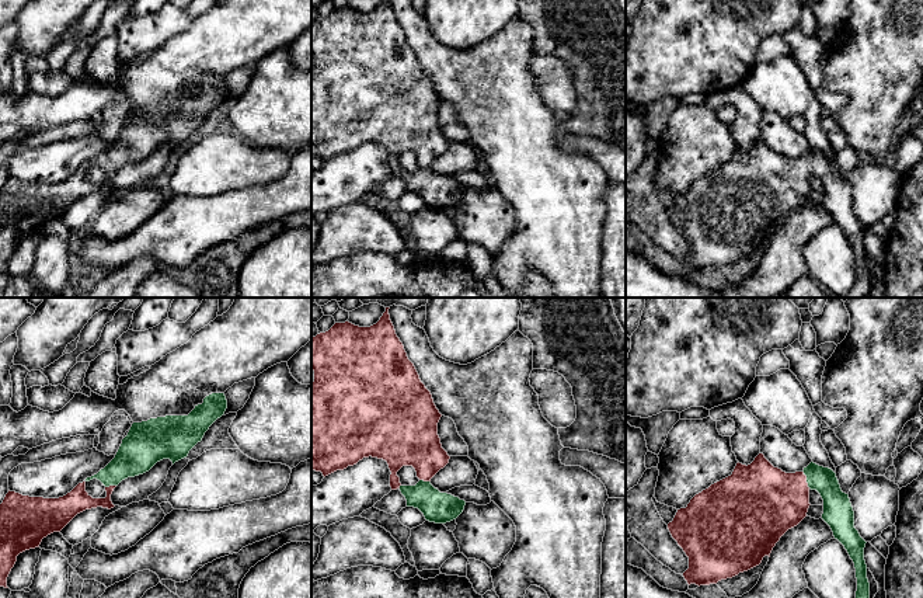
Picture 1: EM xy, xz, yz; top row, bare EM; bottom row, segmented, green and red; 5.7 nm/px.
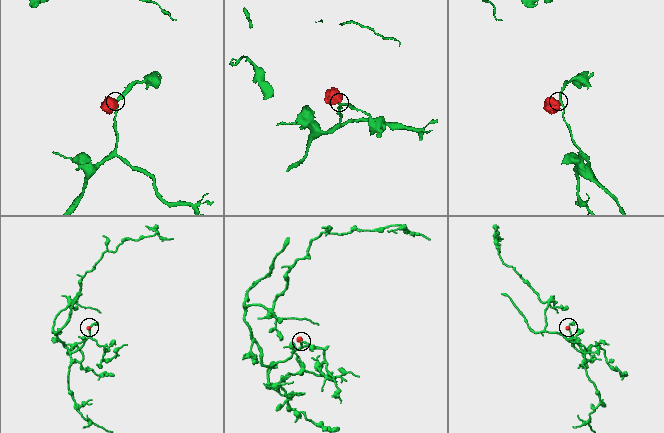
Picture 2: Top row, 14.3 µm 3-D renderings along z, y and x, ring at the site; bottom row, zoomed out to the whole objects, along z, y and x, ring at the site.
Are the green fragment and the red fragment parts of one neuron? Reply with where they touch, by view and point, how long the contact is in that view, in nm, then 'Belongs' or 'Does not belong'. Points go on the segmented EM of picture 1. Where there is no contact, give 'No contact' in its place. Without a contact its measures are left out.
Touches green at yz (807, 479). Shared border 110 nm. Belongs

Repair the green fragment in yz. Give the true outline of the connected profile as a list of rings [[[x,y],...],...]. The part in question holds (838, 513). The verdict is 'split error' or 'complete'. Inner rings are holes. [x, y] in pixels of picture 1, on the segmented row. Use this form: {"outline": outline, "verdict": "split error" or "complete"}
{"outline": [[[759,453],[750,465],[736,463],[731,476],[711,484],[708,489],[696,494],[686,508],[678,510],[668,529],[672,538],[683,549],[689,557],[689,569],[683,573],[687,584],[710,585],[721,580],[732,578],[739,573],[748,571],[759,566],[764,556],[770,553],[780,538],[791,528],[797,526],[809,508],[809,491],[816,490],[823,500],[822,519],[830,526],[835,539],[837,539],[847,550],[854,563],[857,591],[856,598],[870,598],[870,583],[867,578],[867,564],[864,560],[865,540],[854,528],[854,511],[849,494],[843,493],[836,473],[811,462],[802,472],[786,473],[774,467],[763,453]]], "verdict": "split error"}

